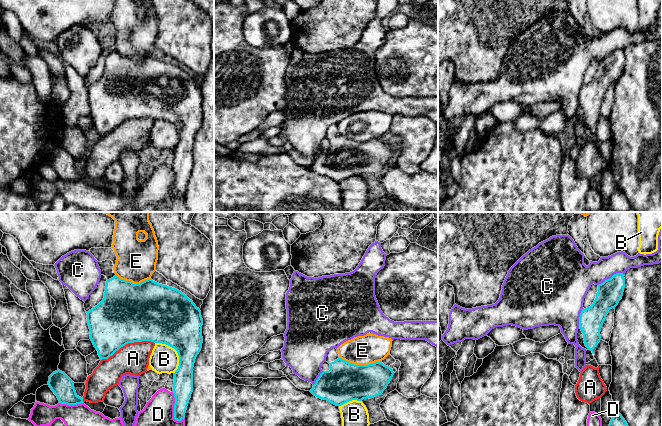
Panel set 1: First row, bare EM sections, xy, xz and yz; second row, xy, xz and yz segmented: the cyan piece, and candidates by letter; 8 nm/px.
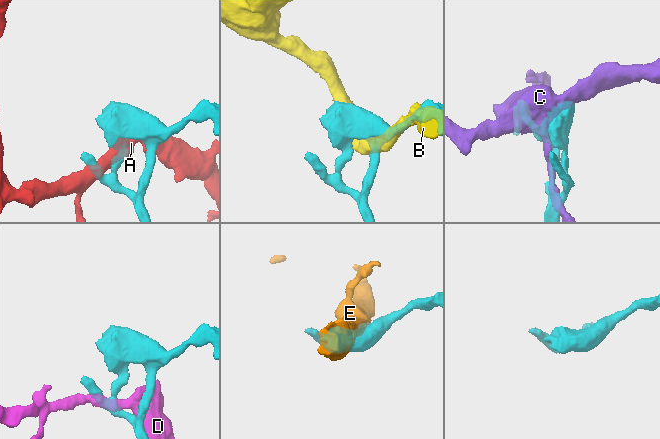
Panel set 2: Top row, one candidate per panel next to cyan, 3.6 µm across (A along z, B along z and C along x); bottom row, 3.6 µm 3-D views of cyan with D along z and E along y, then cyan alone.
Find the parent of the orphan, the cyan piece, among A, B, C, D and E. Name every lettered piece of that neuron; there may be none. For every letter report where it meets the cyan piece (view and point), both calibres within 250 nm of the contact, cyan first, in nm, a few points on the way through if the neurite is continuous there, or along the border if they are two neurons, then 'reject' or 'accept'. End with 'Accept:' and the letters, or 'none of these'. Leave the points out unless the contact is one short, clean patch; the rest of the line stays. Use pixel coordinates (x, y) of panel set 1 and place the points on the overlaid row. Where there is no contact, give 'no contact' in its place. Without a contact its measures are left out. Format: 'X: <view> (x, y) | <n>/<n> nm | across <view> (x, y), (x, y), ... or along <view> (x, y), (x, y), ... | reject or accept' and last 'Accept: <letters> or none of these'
A: xy (127, 343) | 480/260 nm | reject
B: xy (177, 352) | 400/220 nm | reject
C: yz (612, 276) | 200/200 nm | reject
D: xy (174, 408) | 160/240 nm | reject
E: xz (360, 365) | 320/240 nm | reject
Accept: none of these

